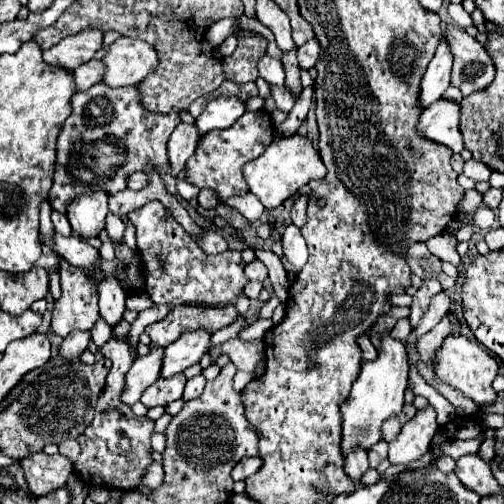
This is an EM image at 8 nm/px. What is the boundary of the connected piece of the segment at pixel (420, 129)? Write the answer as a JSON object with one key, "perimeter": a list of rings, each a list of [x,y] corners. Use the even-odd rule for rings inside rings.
{"perimeter":[[[439,99],[437,103],[433,103],[433,107],[427,107],[423,111],[417,125],[417,133],[435,143],[447,145],[453,153],[461,153],[463,139],[459,119],[461,119],[461,105],[451,99]]]}

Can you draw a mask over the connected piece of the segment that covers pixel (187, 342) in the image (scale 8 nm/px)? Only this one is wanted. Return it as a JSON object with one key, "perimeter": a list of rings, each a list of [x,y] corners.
{"perimeter":[[[197,329],[181,335],[175,343],[165,347],[165,359],[163,359],[163,369],[161,377],[171,377],[187,367],[195,365],[201,361],[205,353],[211,349],[211,333]]]}

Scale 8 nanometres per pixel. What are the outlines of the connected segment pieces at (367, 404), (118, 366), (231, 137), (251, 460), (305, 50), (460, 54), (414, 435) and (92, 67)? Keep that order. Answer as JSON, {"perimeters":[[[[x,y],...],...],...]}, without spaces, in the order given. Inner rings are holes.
{"perimeters":[[[[385,335],[381,339],[379,357],[375,361],[363,363],[359,377],[355,379],[349,397],[341,403],[343,415],[343,433],[341,433],[341,453],[347,457],[359,445],[369,451],[377,441],[381,441],[381,423],[403,409],[403,395],[407,389],[407,373],[409,373],[409,357],[403,343]]],[[[111,335],[109,341],[101,347],[101,355],[111,359],[113,367],[107,375],[105,389],[99,395],[93,423],[85,429],[83,435],[77,437],[81,445],[81,455],[75,461],[75,471],[83,483],[93,487],[133,489],[141,485],[145,471],[153,463],[151,435],[155,433],[155,421],[147,417],[135,417],[131,405],[121,403],[121,387],[125,387],[125,373],[137,359],[135,347],[129,343],[127,335],[125,337]]],[[[261,109],[255,113],[245,113],[237,123],[233,123],[229,129],[223,131],[209,131],[209,135],[203,135],[195,155],[189,159],[185,165],[185,181],[199,187],[199,189],[211,189],[217,193],[219,201],[225,203],[227,199],[235,195],[245,195],[249,191],[245,177],[243,177],[243,167],[245,163],[257,159],[273,141],[275,127],[271,123],[271,115]]],[[[245,457],[245,459],[241,459],[241,461],[235,465],[231,477],[233,477],[235,481],[239,481],[239,479],[245,481],[245,479],[251,477],[253,473],[257,473],[259,467],[261,467],[261,459],[259,459],[259,457]]],[[[311,39],[309,43],[301,45],[301,47],[297,49],[299,67],[303,67],[303,69],[315,67],[315,63],[317,63],[317,59],[319,59],[319,53],[321,53],[321,45],[317,43],[317,39]]],[[[449,27],[445,37],[455,57],[451,85],[459,85],[465,97],[489,87],[489,83],[495,79],[495,67],[485,47],[475,37],[457,27]]],[[[431,405],[423,411],[417,411],[417,415],[403,425],[399,437],[389,443],[391,465],[409,465],[421,459],[429,451],[437,427],[435,409]]],[[[91,59],[91,61],[83,63],[81,67],[77,67],[73,73],[75,73],[77,91],[85,91],[85,89],[89,89],[93,83],[101,81],[101,75],[105,73],[105,65],[101,63],[101,59]]]]}

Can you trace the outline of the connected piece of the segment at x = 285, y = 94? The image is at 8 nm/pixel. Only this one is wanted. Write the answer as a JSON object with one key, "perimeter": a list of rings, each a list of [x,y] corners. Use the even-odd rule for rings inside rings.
{"perimeter":[[[271,87],[271,95],[273,95],[275,103],[277,103],[277,109],[281,109],[283,113],[289,113],[293,109],[295,101],[297,101],[297,99],[293,99],[291,91],[285,89],[285,87]]]}

